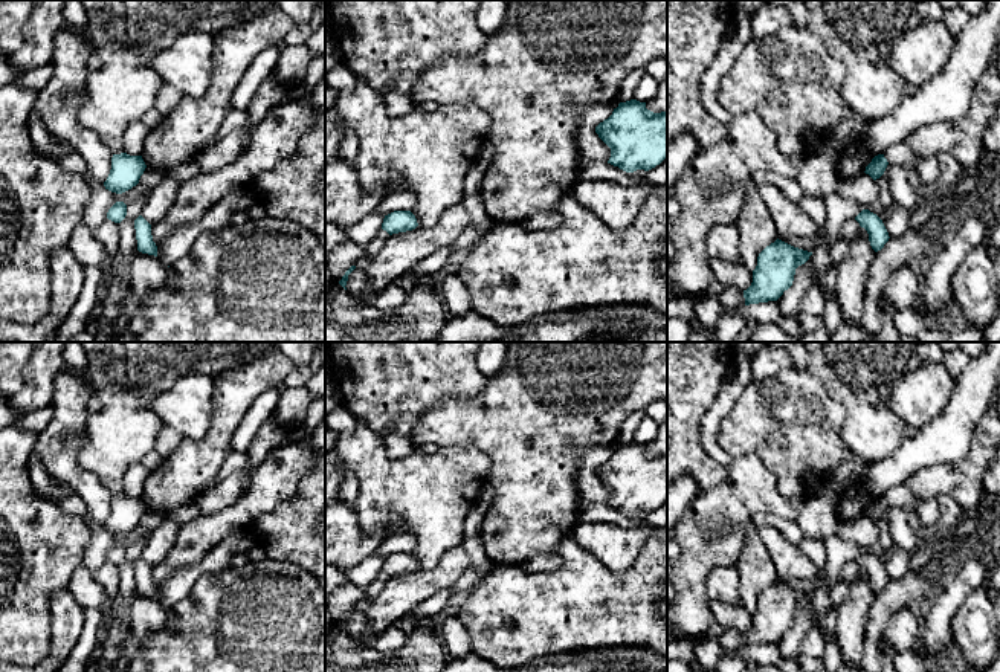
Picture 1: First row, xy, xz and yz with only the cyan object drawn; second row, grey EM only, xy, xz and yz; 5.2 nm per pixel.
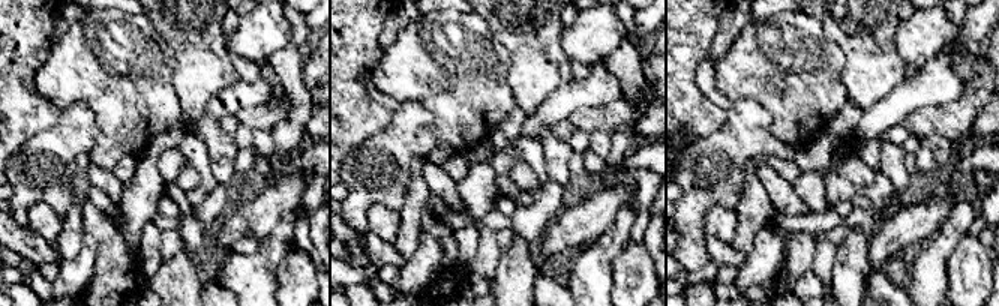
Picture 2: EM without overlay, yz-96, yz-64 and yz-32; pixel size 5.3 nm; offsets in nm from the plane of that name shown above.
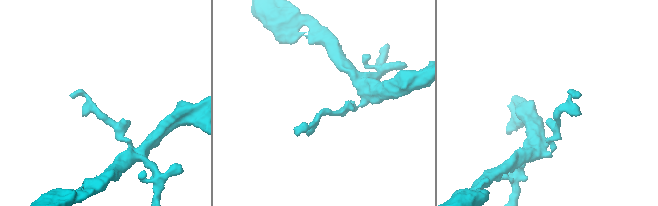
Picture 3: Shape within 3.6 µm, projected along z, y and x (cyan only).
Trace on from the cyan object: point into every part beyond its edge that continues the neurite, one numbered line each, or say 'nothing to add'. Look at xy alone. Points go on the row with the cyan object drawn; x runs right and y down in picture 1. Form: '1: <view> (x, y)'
nothing to add

